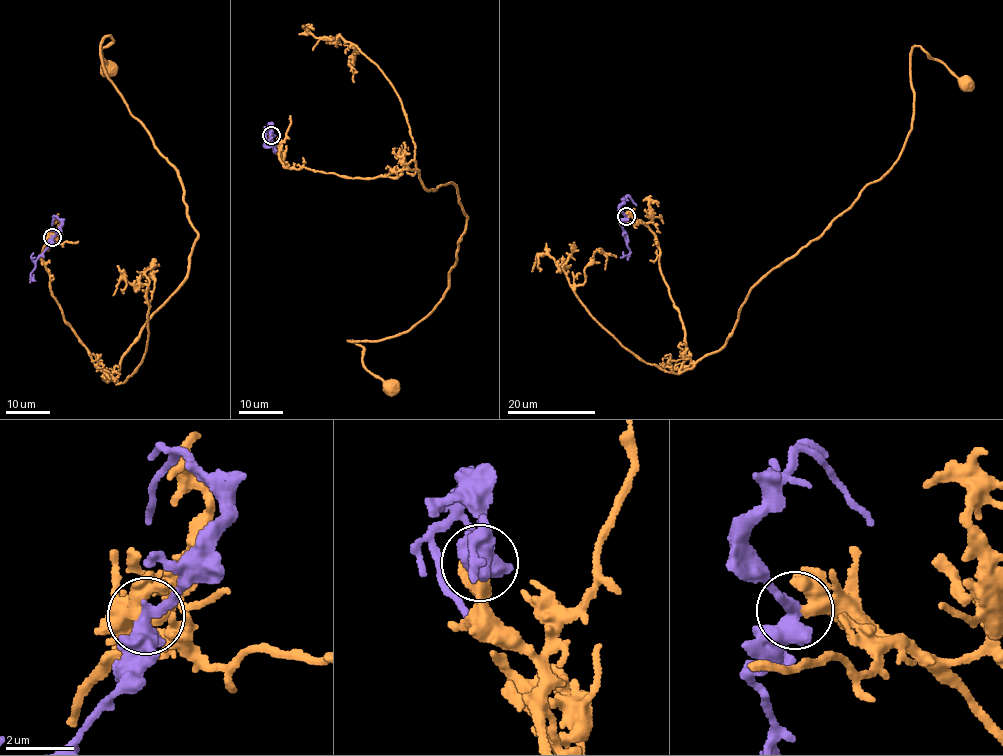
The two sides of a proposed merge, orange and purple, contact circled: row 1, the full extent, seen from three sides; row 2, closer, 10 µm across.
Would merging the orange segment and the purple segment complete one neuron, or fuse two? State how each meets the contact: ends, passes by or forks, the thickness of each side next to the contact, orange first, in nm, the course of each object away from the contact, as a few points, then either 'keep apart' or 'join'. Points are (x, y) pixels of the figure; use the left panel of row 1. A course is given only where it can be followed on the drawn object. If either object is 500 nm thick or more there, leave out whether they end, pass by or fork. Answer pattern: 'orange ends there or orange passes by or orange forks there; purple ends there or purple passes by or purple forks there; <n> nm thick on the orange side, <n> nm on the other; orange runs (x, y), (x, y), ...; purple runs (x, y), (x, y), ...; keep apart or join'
orange ends there; purple passes by; 440 nm thick on the orange side, 440 nm on the other; orange runs (52, 237), (51, 295), (108, 378), (198, 235), (177, 170), (108, 77), (110, 35), (108, 68); purple runs (52, 237), (30, 272), (35, 281); join

